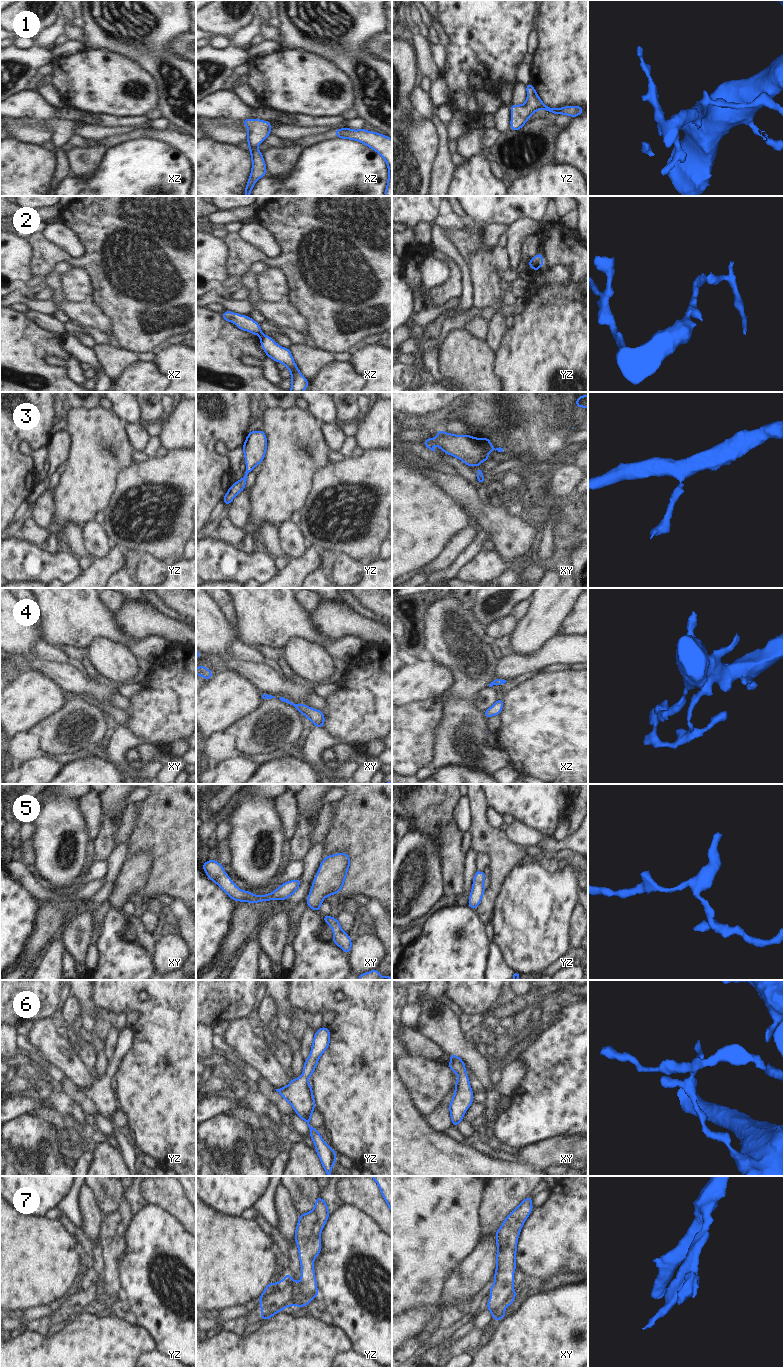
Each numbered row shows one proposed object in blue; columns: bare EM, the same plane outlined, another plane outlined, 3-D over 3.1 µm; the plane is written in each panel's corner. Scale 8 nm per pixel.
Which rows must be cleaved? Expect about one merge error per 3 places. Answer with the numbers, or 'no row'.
2

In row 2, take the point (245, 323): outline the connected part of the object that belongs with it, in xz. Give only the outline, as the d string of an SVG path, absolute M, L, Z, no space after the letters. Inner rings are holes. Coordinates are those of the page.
M226 311L221 315L224 320L234 322L240 330L249 331L251 334L256 334L258 336L263 334L260 325L249 316L243 316L230 311Z

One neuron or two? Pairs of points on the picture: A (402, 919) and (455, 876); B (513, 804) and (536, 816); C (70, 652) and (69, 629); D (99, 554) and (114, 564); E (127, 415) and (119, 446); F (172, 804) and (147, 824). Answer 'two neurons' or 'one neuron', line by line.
A: two neurons
B: one neuron
C: two neurons
D: two neurons
E: two neurons
F: one neuron

